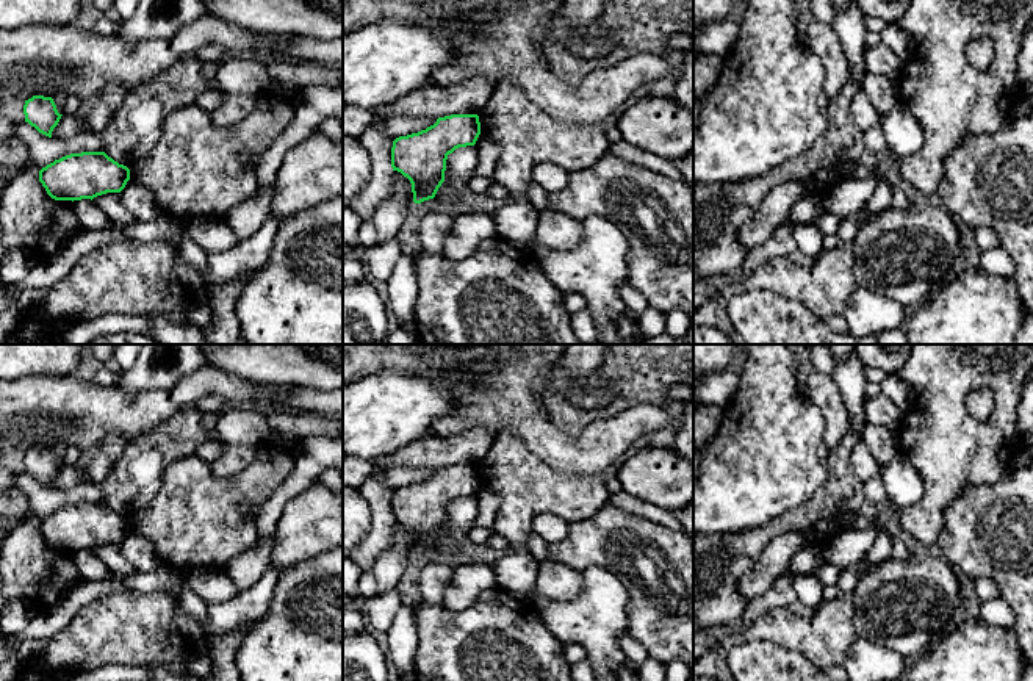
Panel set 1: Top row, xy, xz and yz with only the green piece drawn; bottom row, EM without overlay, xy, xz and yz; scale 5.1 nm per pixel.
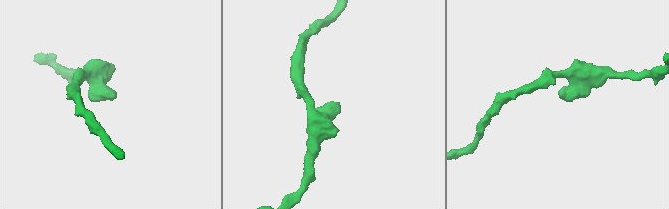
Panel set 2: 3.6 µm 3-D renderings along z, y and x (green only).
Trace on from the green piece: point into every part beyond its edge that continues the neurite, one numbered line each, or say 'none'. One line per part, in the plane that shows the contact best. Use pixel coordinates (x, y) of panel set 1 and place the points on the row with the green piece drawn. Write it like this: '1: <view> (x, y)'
none

